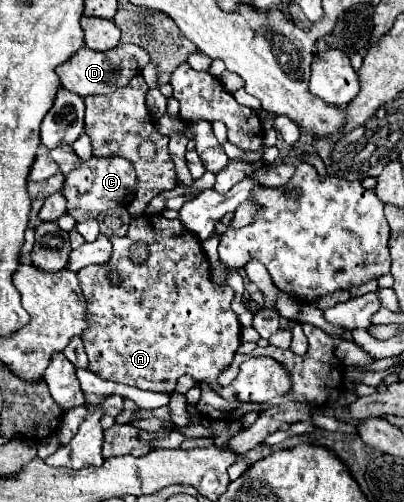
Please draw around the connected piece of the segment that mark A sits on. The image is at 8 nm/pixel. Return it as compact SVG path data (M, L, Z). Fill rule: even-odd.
M145 214L129 224L125 236L109 238L113 254L107 264L87 266L77 272L81 290L87 300L87 330L83 332L83 344L89 358L89 370L101 374L105 380L129 384L141 390L171 392L179 376L189 374L197 382L207 382L211 388L217 386L217 374L233 360L241 340L241 324L237 314L231 310L233 290L231 286L219 286L211 280L209 260L201 250L201 242L195 234L189 234L179 220L167 220L159 214ZM129 244L145 244L149 256L145 262L135 264L129 254ZM109 272L117 272L119 284L111 284Z

